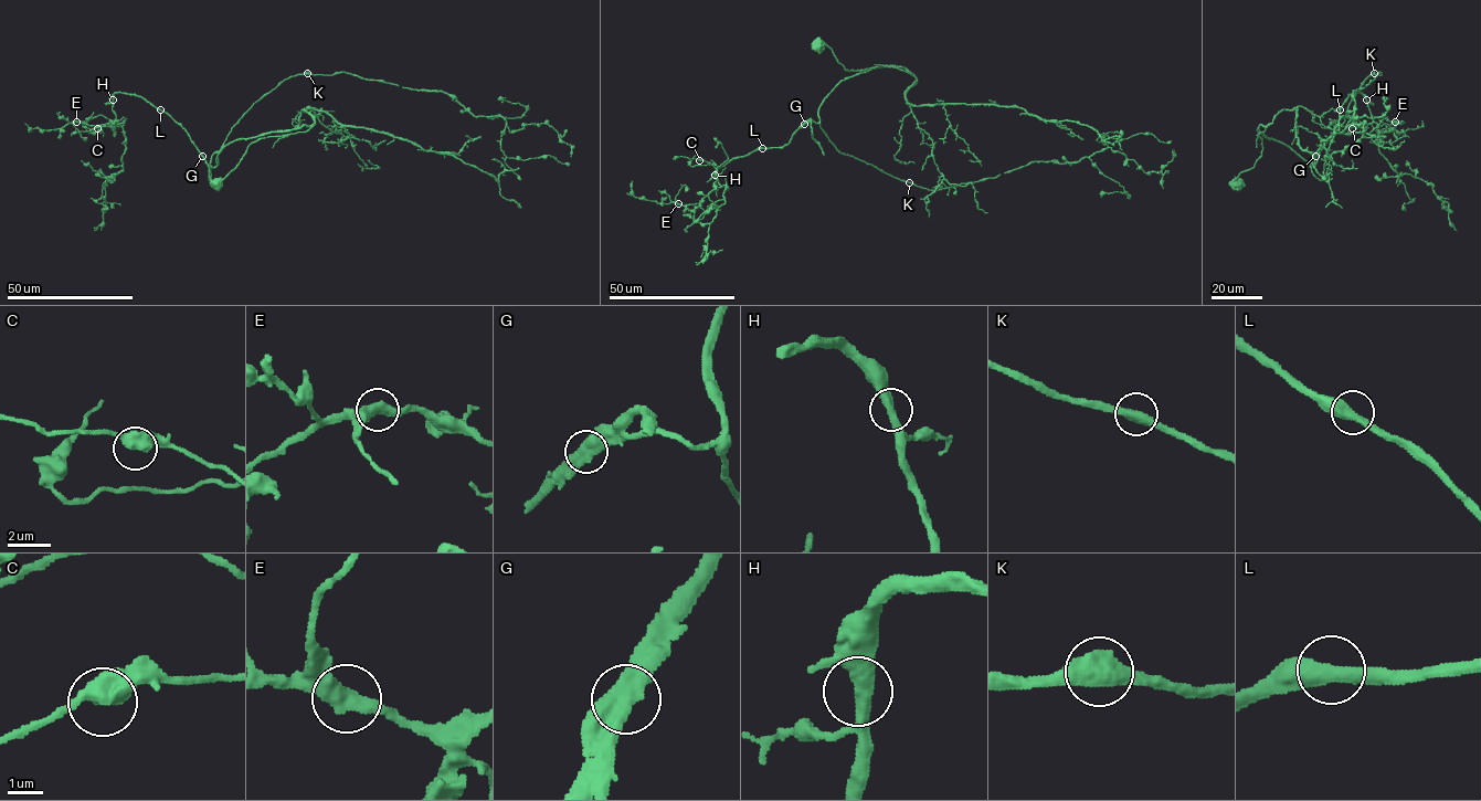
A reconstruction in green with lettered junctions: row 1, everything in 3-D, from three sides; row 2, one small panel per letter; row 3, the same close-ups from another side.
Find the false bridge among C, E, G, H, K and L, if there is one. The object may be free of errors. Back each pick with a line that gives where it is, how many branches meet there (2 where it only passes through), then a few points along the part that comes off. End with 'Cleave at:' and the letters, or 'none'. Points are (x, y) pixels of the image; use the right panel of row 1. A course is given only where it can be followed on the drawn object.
G: place (1315, 156); branches 2; course (1315, 156), (1339, 125), (1340, 108), (1360, 93), (1376, 124), (1379, 153), (1399, 174), (1432, 187), (1456, 230)
Cleave at: G

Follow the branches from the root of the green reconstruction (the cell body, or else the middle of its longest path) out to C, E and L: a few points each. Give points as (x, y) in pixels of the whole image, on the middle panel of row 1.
C: (820, 45), (846, 70), (912, 74), (846, 77), (818, 123), (727, 161), (718, 180), (699, 160)
E: (820, 45), (846, 70), (912, 74), (846, 77), (818, 123), (727, 161), (720, 187), (678, 203)
L: (820, 45), (846, 70), (912, 74), (886, 66), (846, 77), (818, 123), (762, 148)

